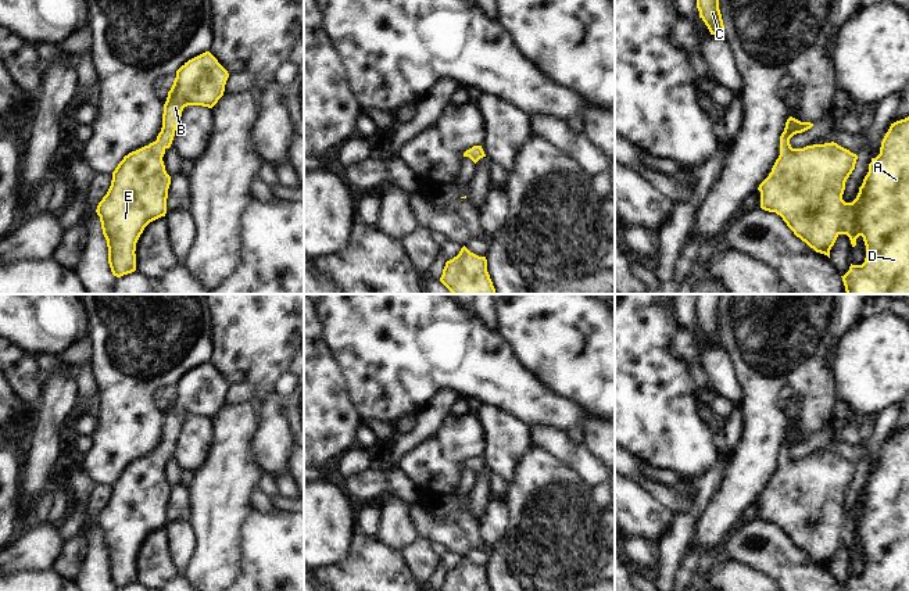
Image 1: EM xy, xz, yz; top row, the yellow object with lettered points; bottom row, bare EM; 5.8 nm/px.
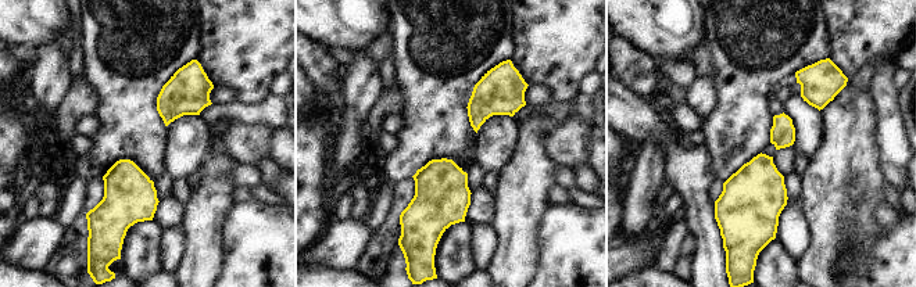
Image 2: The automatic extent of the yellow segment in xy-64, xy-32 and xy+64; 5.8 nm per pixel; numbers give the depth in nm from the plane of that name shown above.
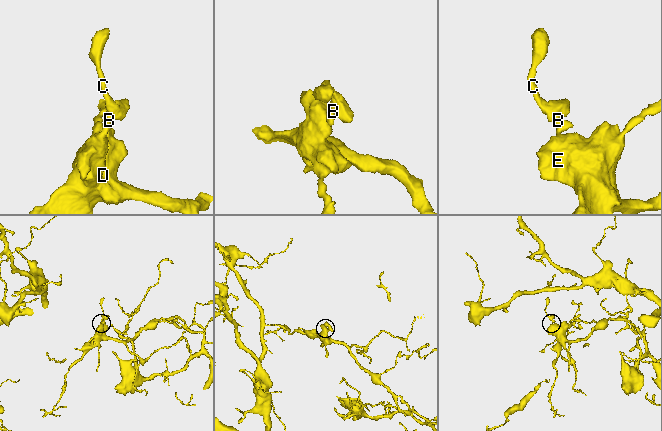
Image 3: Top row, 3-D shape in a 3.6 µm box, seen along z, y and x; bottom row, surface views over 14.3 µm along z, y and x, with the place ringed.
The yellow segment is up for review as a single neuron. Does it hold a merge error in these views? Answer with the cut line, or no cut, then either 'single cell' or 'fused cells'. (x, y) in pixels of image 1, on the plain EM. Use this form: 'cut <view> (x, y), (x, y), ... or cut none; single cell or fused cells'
cut none; single cell

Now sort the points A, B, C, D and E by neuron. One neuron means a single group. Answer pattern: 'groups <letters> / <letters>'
groups A B C D E

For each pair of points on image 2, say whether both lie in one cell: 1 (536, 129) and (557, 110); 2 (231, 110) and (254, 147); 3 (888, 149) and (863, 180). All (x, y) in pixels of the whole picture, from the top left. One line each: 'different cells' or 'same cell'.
1: different cells
2: different cells
3: different cells

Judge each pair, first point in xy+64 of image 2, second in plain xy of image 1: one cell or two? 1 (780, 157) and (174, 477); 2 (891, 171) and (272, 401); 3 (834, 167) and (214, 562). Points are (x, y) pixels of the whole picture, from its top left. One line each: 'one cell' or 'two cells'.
1: one cell
2: one cell
3: one cell

